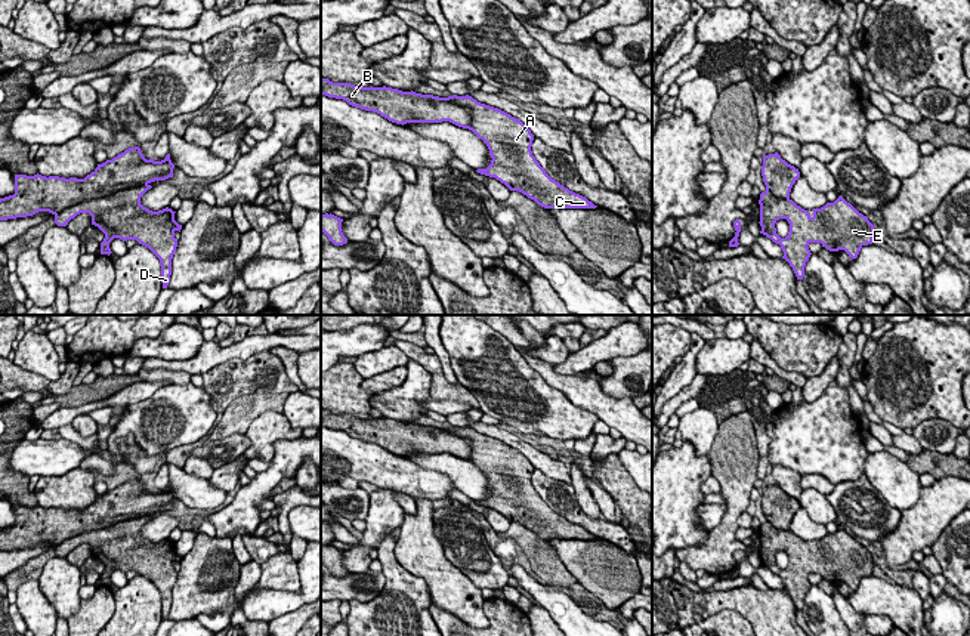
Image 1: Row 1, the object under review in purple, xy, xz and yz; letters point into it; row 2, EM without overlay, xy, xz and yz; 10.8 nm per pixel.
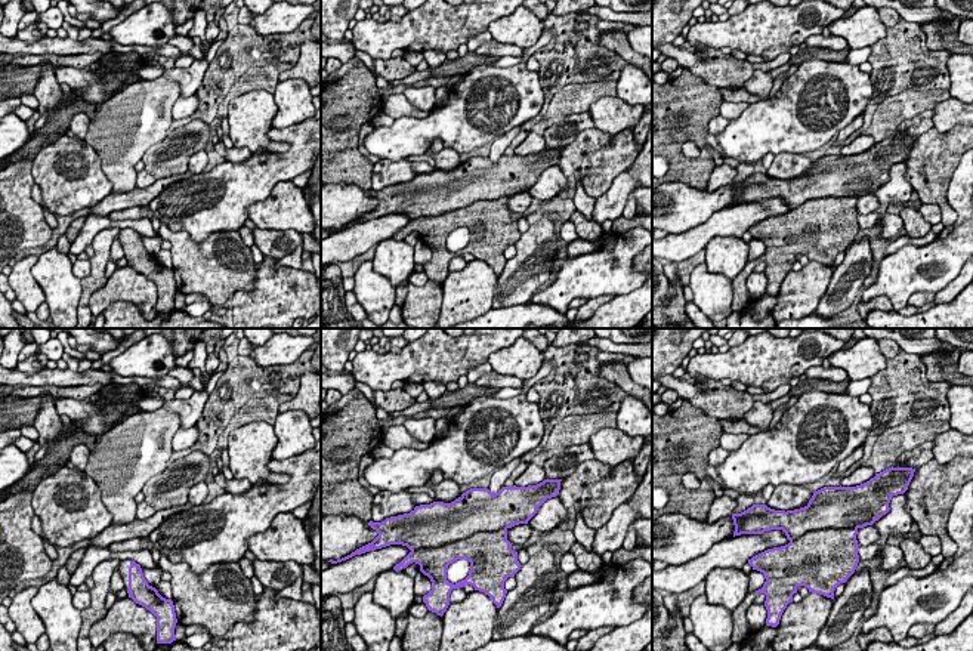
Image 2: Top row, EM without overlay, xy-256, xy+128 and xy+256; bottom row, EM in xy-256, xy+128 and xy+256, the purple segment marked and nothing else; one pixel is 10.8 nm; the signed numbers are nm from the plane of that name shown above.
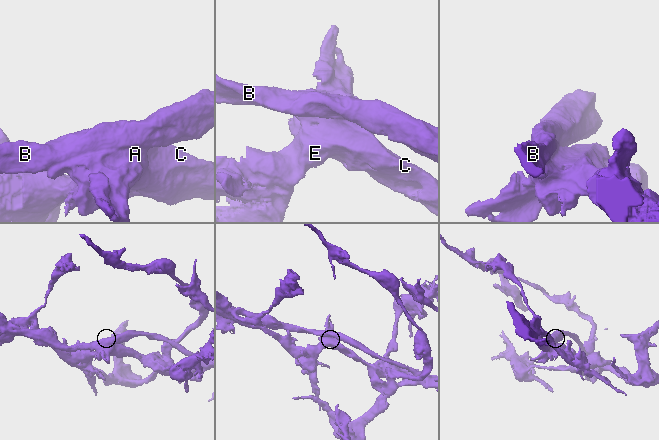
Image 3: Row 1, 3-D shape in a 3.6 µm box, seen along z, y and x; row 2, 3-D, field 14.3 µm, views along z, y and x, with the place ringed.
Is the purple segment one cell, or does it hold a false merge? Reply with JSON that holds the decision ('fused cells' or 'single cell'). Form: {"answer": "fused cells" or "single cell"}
{"answer": "fused cells"}

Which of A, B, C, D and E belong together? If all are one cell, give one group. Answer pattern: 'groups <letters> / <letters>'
groups A C D E / B

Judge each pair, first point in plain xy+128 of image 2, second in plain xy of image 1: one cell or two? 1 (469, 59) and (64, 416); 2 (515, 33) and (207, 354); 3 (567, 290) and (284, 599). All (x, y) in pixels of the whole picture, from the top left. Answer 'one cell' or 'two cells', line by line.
1: two cells
2: two cells
3: one cell

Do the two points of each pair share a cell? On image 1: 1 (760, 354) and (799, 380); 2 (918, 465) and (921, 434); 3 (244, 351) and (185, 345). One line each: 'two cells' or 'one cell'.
1: one cell
2: two cells
3: two cells

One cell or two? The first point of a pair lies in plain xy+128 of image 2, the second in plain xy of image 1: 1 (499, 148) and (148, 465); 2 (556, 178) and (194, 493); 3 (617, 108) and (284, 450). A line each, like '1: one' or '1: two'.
1: two
2: one
3: two

